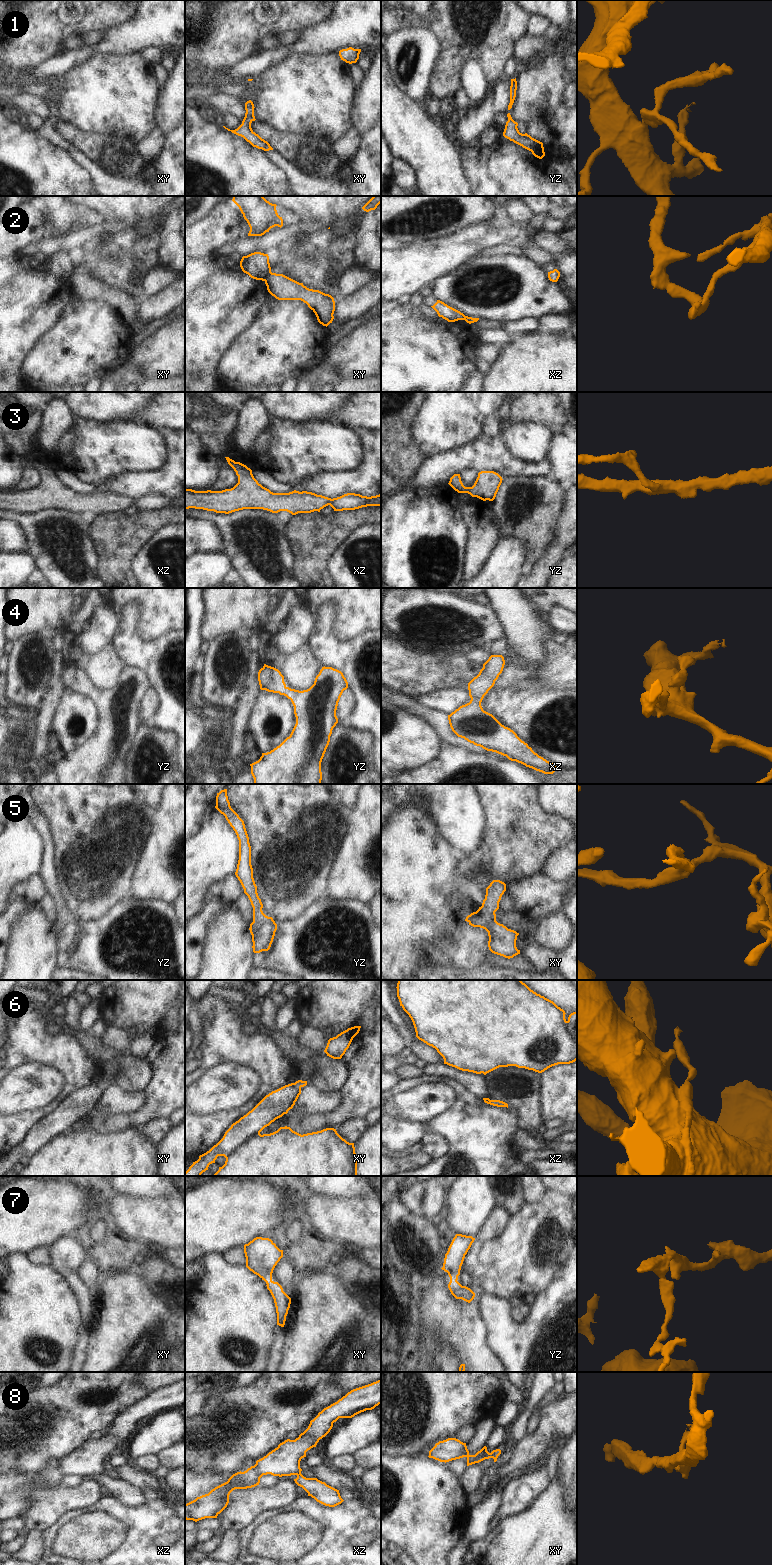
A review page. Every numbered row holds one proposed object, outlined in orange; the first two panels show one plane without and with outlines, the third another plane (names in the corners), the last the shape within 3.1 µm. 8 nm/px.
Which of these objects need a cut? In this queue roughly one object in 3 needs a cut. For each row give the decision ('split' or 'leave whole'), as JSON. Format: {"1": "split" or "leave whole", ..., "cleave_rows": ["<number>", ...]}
{"1": "leave whole", "2": "split", "3": "leave whole", "4": "leave whole", "5": "leave whole", "6": "leave whole", "7": "leave whole", "8": "split", "cleave_rows": ["2", "8"]}

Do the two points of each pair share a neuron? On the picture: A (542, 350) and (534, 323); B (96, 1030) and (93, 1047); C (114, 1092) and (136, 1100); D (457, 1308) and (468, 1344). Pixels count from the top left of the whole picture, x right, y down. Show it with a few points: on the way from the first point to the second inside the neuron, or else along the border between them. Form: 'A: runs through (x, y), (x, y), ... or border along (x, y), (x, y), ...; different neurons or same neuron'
A: border along (542, 328), (538, 331), (523, 334); different neurons
B: border along (89, 1032), (100, 1039); different neurons
C: runs through (119, 1097), (122, 1100), (131, 1100); same neuron
D: runs through (457, 1317), (457, 1320), (467, 1331), (468, 1335); same neuron

